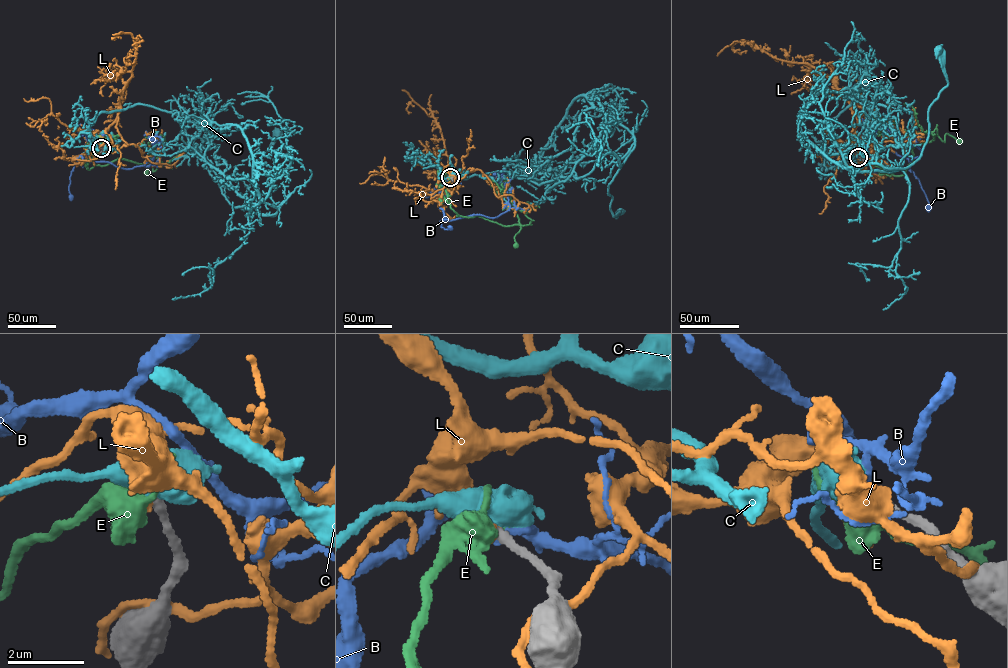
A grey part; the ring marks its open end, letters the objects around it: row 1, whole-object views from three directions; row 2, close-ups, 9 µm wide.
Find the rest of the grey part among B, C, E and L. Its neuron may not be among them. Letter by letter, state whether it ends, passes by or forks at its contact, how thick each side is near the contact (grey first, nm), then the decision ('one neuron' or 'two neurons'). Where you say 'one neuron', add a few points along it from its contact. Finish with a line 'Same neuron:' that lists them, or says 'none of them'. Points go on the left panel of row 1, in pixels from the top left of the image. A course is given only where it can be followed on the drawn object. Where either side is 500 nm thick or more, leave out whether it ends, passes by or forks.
B: it ends there; 280 nm thick on the grey side, 160 nm on the other; two neurons
C: 260 nm thick on the grey side, 500 nm on the other; one neuron; it runs (101, 148), (89, 135), (101, 112), (174, 112), (229, 203), (268, 203), (271, 216), (245, 199), (279, 133)
E: it forks there; 260 nm thick on the grey side, 460 nm on the other; two neurons
L: it ends there; 280 nm thick on the grey side, 220 nm on the other; two neurons
Same neuron: C

